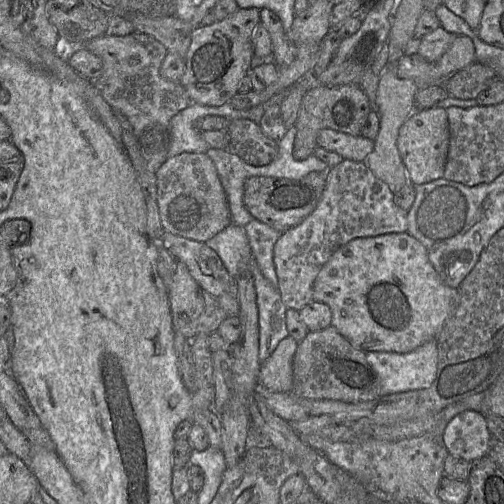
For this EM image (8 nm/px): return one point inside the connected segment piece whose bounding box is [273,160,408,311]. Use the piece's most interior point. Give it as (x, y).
(355, 203)

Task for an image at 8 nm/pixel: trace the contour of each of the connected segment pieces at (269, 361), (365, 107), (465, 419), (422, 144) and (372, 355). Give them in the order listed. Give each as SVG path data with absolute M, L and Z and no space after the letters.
M290 336L281 340L273 353L260 365L260 389L290 393L293 388L293 358L298 343Z
M314 84L304 95L298 119L295 123L297 133L294 139L293 156L304 160L313 154L318 146L317 135L322 129L332 129L352 136L360 135L372 104L363 89L357 84L345 84L334 87Z
M466 410L454 416L440 436L448 454L468 461L487 456L490 433L486 417L474 410Z
M442 107L416 109L402 124L397 137L397 148L410 184L420 185L443 178L449 137L447 113Z
M437 338L425 342L408 353L367 351L365 352L365 358L378 377L380 397L427 388L433 383L436 376L438 360Z

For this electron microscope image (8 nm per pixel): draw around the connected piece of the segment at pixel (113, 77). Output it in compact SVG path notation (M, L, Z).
M136 31L125 36L105 34L91 39L83 46L102 60L102 73L93 82L94 86L112 110L123 115L129 121L148 169L156 172L167 159L170 145L169 124L172 117L192 103L180 83L167 80L160 74L161 64L168 52L167 49L152 36Z

